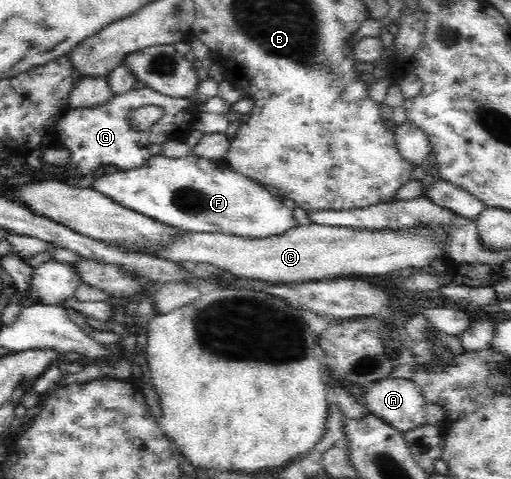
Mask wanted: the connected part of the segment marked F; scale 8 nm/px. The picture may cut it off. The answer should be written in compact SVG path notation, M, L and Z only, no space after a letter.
M192 152L182 158L152 155L138 168L98 176L90 187L178 231L263 239L285 234L298 226L292 209L286 207L273 190L234 172L223 158L212 160Z

